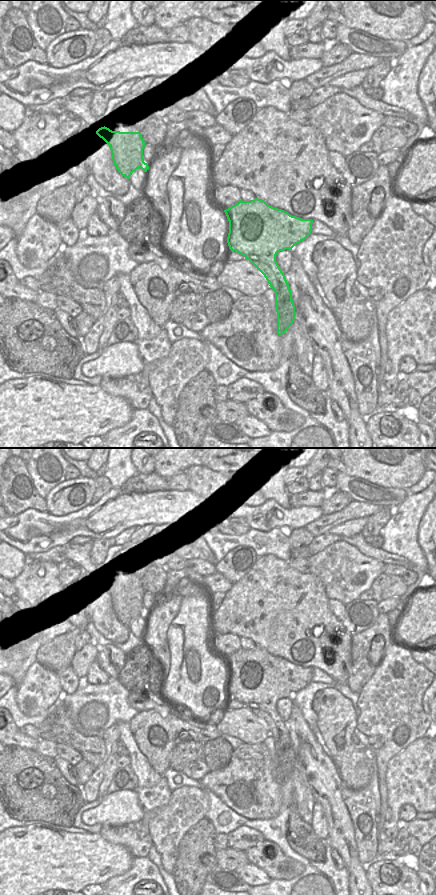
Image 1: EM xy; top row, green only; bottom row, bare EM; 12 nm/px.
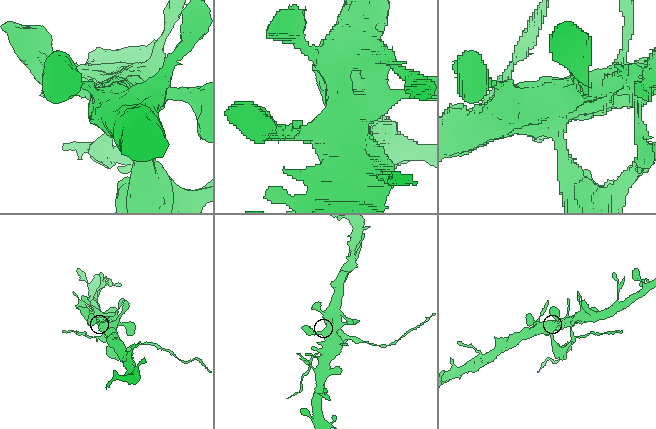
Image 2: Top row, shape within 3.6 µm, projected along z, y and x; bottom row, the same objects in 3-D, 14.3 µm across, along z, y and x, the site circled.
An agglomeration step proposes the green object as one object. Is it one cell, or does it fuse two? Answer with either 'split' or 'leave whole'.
split

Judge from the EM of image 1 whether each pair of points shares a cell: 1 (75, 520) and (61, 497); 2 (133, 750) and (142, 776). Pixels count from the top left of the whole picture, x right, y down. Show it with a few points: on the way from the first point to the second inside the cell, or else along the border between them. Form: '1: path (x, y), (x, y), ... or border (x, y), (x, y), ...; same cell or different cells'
1: border (88, 504), (64, 515), (48, 513); different cells
2: path (135, 756), (142, 770); same cell

